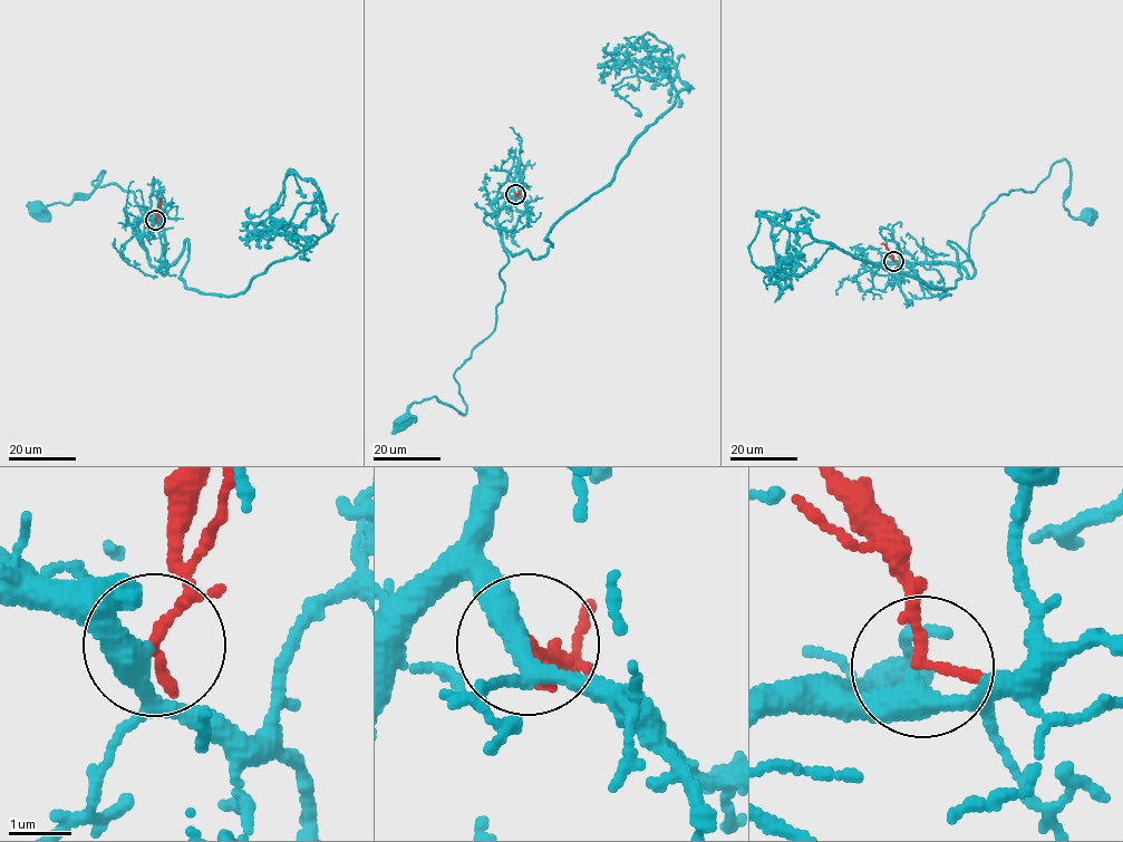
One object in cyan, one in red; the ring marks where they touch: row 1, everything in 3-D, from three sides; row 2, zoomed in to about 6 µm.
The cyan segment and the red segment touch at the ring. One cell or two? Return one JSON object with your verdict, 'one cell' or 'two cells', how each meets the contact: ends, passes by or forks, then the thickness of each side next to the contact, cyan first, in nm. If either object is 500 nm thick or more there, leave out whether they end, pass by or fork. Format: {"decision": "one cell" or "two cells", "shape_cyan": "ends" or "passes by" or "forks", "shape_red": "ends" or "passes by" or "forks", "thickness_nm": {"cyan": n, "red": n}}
{"decision": "one cell", "shape_cyan": "passes by", "shape_red": "passes by", "thickness_nm": {"cyan": 360, "red": 150}}

